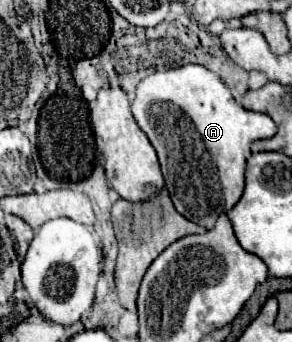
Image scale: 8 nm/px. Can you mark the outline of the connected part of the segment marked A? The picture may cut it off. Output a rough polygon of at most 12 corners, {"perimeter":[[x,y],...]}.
{"perimeter":[[192,63],[142,79],[132,115],[176,211],[212,229],[252,143],[276,135]]}

